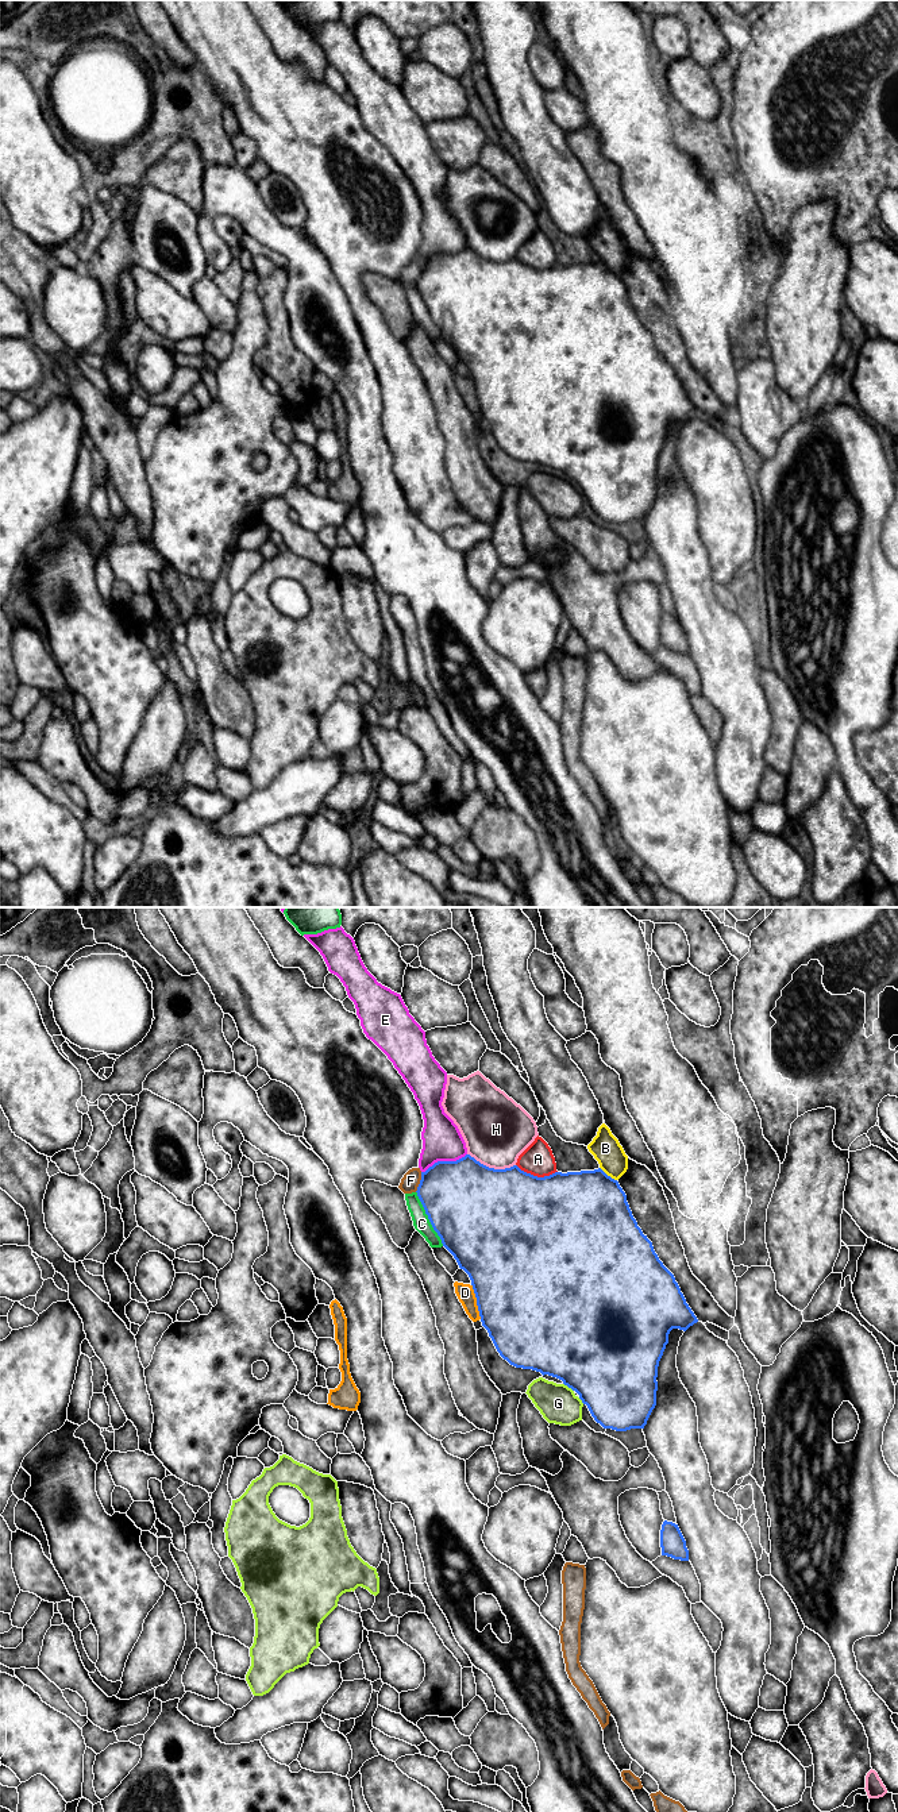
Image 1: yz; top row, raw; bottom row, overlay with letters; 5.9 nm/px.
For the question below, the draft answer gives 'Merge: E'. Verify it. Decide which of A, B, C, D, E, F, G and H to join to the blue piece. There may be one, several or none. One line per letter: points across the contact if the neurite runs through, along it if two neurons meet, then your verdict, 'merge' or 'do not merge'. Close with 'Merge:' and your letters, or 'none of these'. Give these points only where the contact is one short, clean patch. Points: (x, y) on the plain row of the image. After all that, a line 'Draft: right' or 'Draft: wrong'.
A: do not merge
B: border yz (600, 259), (616, 273); do not merge
C: do not merge
D: do not merge
E: merge
F: do not merge
G: do not merge
H: do not merge
Merge: E
Draft: right

